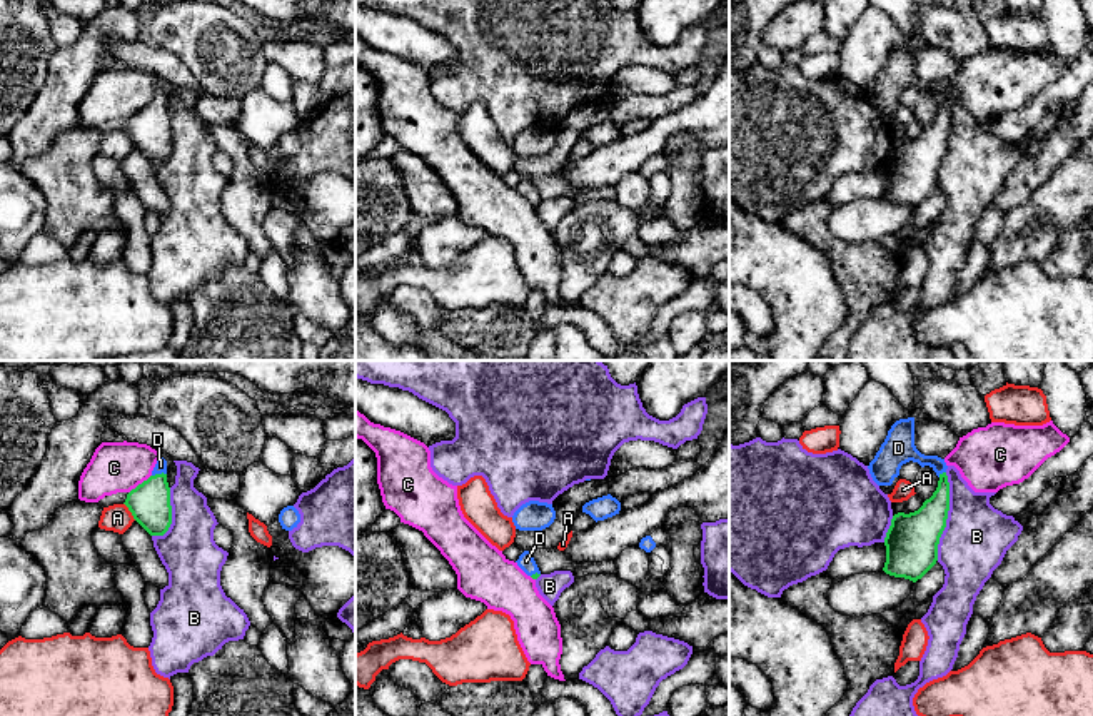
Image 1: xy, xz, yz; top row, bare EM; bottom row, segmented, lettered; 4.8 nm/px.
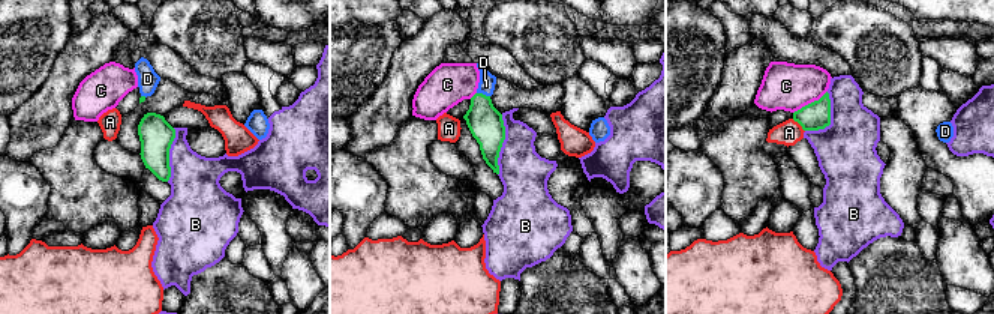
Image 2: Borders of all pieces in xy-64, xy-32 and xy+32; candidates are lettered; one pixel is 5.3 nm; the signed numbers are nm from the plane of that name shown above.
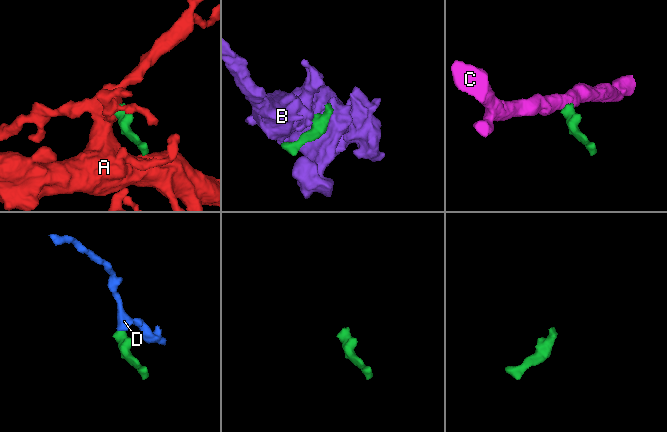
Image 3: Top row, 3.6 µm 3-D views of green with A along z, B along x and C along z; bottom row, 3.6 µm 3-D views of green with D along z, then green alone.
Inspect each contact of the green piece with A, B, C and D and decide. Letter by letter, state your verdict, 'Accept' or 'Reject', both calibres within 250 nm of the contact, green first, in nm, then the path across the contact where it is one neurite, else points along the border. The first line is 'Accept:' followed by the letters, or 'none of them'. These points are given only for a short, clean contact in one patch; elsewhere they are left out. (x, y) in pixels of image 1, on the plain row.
Accept: D
A: Reject. Thickness 200 nm (green) against 140 nm
B: Reject. Thickness 260 nm (green) against 320 nm
C: Reject. Thickness 200 nm (green) against 240 nm. Boundary: xy (151, 100), (129, 119)
D: Accept. Thickness 200 nm (green) against 60 nm. Path across: xy (149, 129), (159, 100), (161, 92)

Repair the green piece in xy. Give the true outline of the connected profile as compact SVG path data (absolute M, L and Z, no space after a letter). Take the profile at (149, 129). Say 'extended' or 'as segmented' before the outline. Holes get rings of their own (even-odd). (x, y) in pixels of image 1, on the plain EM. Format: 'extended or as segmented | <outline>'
extended | M164 83L157 87L152 102L127 120L123 130L150 162L164 162L169 157L172 132Z

